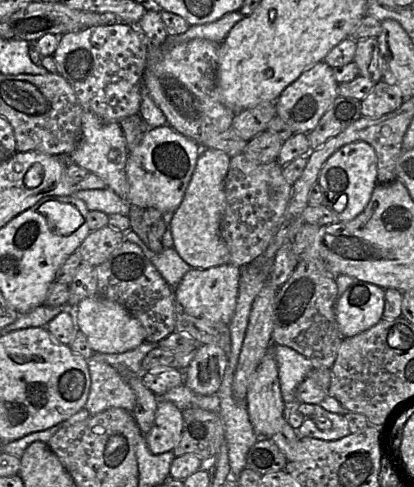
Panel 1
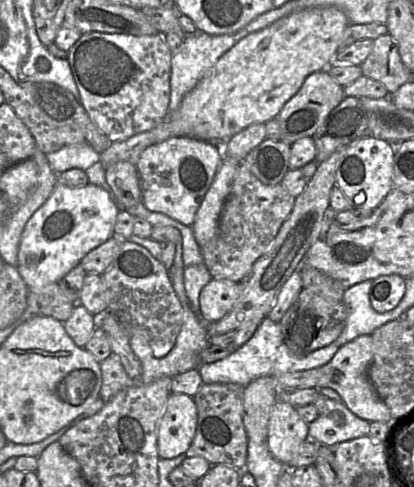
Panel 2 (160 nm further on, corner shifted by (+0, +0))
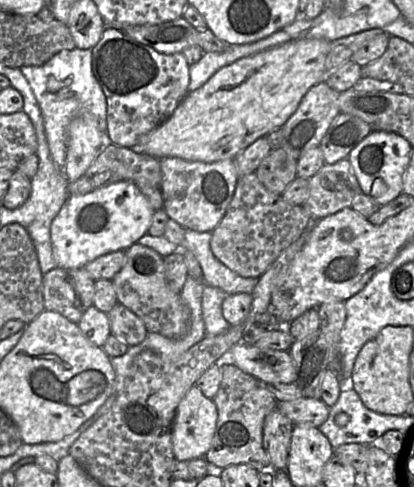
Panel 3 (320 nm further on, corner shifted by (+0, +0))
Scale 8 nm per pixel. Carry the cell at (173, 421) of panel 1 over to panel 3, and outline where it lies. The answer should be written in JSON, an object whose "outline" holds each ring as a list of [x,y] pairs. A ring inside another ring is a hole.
{"outline":[[[192,387],[179,403],[172,426],[174,459],[189,462],[204,458],[209,451],[217,424],[217,408],[213,400]]]}

